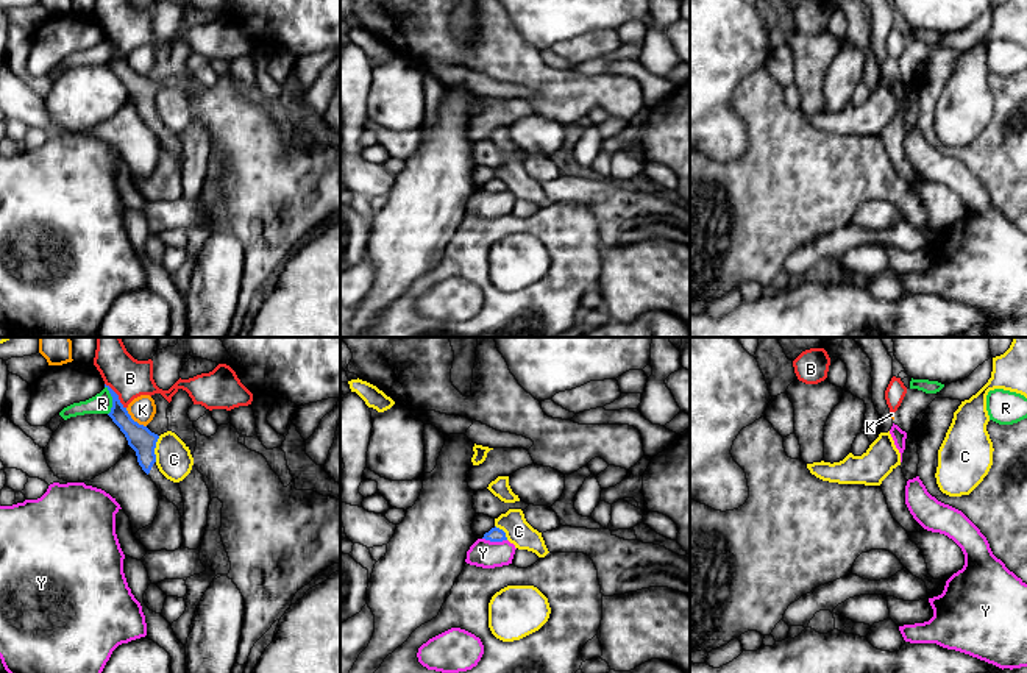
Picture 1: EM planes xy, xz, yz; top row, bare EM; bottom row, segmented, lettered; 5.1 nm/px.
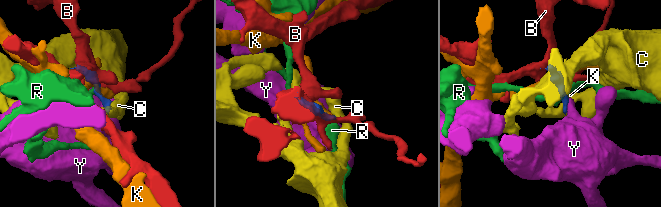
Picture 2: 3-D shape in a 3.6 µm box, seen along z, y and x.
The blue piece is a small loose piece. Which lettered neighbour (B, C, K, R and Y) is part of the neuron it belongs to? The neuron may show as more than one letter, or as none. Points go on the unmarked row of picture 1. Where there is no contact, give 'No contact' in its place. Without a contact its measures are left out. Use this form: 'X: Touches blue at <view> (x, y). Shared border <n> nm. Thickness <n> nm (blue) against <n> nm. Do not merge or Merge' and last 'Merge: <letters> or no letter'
B: Touches blue at xy (117, 46). Shared border 170 nm. Thickness 130 nm (blue) against 200 nm. Do not merge
C: Touches blue at xy (155, 97). Shared border 140 nm. Thickness 140 nm (blue) against 190 nm. Do not merge
K: Touches blue at xy (133, 71). Shared border 150 nm. Thickness 140 nm (blue) against 140 nm. Do not merge
R: Touches blue at xy (113, 50). Shared border 150 nm. Thickness 140 nm (blue) against 110 nm. Do not merge
Y: Touches blue at xz (495, 191). Shared border 130 nm. Thickness 80 nm (blue) against 140 nm. Do not merge
Merge: no letter

